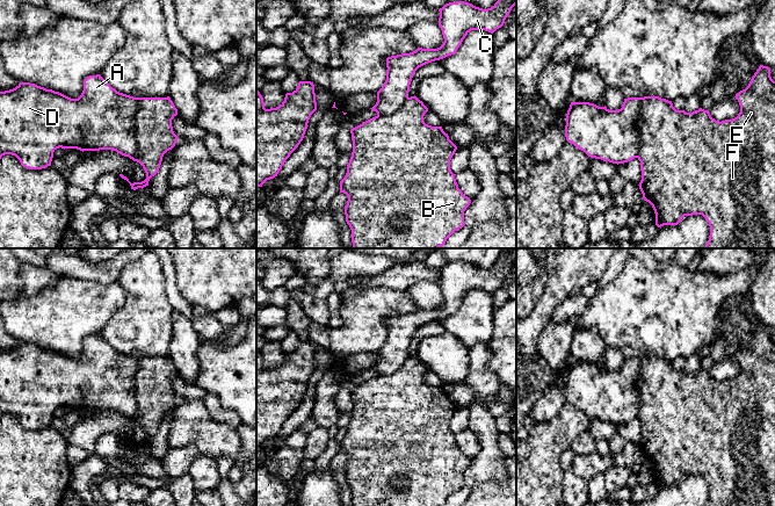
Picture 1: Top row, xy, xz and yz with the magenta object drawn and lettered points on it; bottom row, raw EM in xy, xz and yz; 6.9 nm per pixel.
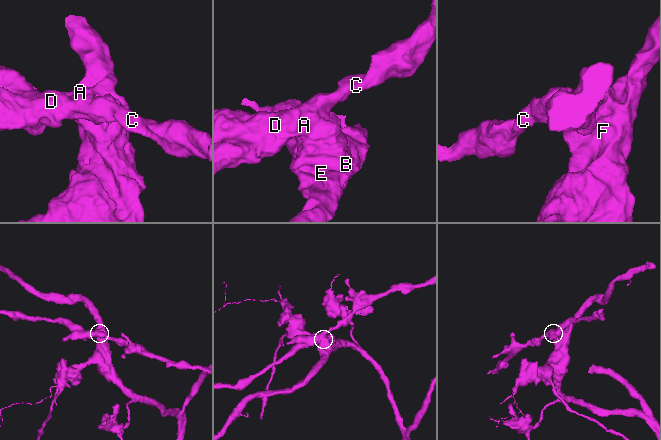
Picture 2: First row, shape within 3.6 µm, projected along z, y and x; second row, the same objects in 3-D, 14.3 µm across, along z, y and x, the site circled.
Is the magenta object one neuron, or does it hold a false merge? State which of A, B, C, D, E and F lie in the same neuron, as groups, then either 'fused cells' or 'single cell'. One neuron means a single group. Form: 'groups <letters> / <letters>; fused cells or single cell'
groups A C D / B E F; fused cells

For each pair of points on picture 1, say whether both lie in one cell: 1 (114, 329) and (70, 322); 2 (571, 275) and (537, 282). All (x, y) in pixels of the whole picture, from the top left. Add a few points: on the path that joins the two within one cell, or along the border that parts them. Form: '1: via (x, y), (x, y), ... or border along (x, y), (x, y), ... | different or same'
1: border along (122, 306), (99, 333) | different
2: border along (545, 265), (547, 286), (543, 295), (534, 305) | different

